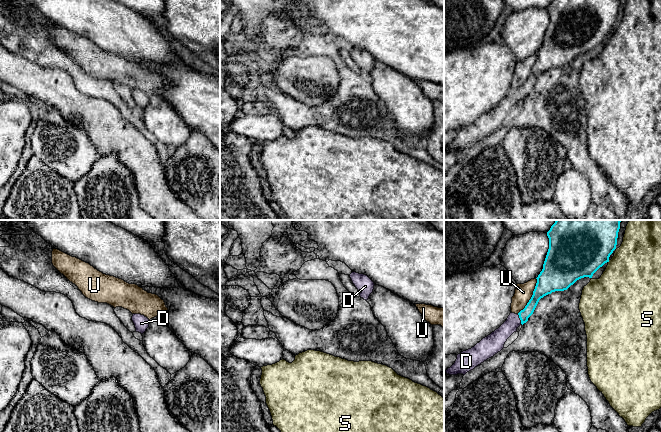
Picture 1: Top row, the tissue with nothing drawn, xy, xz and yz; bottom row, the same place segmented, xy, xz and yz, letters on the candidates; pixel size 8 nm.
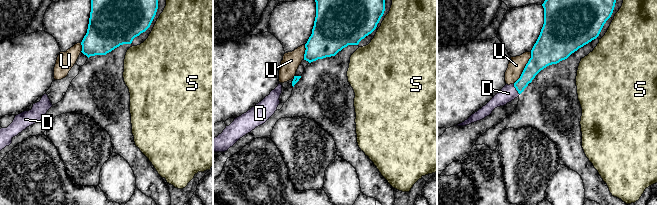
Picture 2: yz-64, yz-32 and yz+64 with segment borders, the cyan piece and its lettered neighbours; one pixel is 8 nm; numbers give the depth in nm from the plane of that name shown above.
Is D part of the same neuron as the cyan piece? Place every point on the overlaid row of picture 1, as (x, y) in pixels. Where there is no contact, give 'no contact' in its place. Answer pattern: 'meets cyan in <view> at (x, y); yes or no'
meets cyan in yz at (520, 319); yes

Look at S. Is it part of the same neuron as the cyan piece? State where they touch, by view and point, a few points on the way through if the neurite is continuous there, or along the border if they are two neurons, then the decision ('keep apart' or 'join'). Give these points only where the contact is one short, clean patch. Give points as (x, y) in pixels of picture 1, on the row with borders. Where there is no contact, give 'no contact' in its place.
no contact | keep apart

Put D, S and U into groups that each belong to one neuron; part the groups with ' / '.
D / S / U

